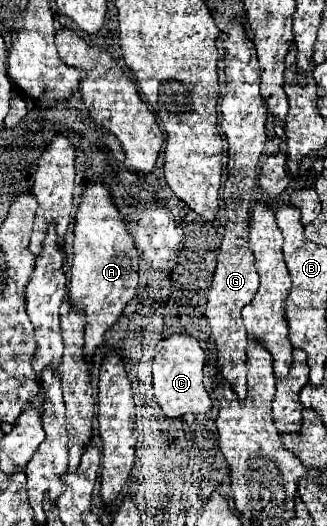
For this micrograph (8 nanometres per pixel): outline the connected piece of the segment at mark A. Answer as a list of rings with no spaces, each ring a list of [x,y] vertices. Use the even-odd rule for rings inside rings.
[[[103,183],[91,185],[83,193],[75,215],[73,265],[71,265],[71,307],[85,311],[85,355],[91,359],[103,343],[105,331],[119,321],[127,303],[137,295],[137,249],[127,233],[117,207],[111,201],[109,189]],[[87,261],[87,263],[85,263]]]

